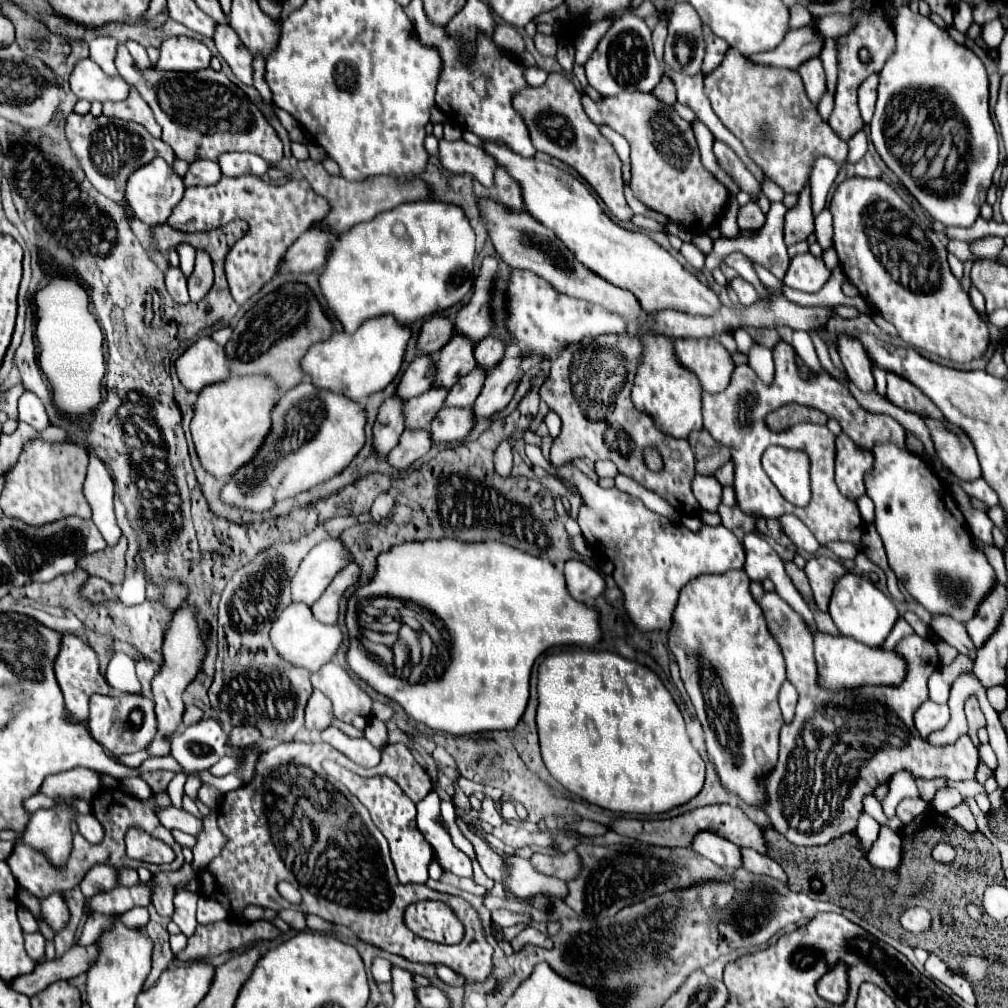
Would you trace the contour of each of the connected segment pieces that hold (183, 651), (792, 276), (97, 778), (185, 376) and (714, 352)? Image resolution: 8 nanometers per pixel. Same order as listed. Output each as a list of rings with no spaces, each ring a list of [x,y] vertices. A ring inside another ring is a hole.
[[[179,610],[169,626],[169,630],[165,632],[165,644],[163,644],[163,666],[159,670],[159,674],[153,678],[151,686],[153,686],[153,700],[155,700],[155,714],[157,714],[157,724],[159,724],[159,736],[163,738],[173,738],[177,732],[181,732],[183,722],[183,692],[187,688],[187,684],[195,678],[195,674],[199,672],[201,660],[203,660],[205,648],[203,648],[203,640],[199,636],[197,630],[197,622],[195,622],[195,610]]]
[[[807,252],[807,254],[791,258],[791,264],[783,278],[783,284],[793,290],[813,294],[825,286],[829,276],[831,276],[831,270],[825,268],[823,258],[817,258]]]
[[[79,766],[73,770],[65,770],[61,774],[47,776],[41,786],[41,794],[49,798],[67,796],[67,798],[91,800],[93,794],[97,794],[99,786],[101,786],[101,774],[97,770],[87,770]]]
[[[209,336],[199,338],[175,360],[177,378],[187,392],[197,394],[203,386],[221,382],[229,378],[229,368],[225,366],[225,350],[215,344]]]
[[[677,338],[675,350],[681,364],[699,376],[705,392],[715,394],[729,386],[735,360],[723,344],[711,338]]]

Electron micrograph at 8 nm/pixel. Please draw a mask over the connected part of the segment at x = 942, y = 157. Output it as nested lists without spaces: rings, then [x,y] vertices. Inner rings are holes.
[[[907,6],[899,8],[895,34],[897,50],[879,72],[879,96],[871,120],[871,140],[885,164],[899,176],[933,220],[945,226],[969,228],[979,218],[997,168],[997,132],[989,114],[987,70],[973,50],[957,44],[943,28],[927,16],[911,12]],[[927,104],[941,104],[941,116]],[[927,122],[931,124],[929,130],[925,128]],[[941,128],[949,128],[939,148],[945,150],[945,154],[939,154],[935,162],[929,162],[927,172],[915,178],[917,150],[921,146],[927,148],[933,136],[939,136]]]

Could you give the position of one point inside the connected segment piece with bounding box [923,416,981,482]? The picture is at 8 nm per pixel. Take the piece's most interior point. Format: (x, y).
(955, 449)

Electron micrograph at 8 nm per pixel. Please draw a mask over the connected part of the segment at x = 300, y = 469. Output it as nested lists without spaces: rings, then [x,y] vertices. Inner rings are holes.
[[[301,382],[283,394],[271,410],[271,430],[263,438],[251,464],[243,464],[221,488],[225,506],[265,512],[277,502],[295,498],[339,472],[343,472],[365,442],[365,410],[341,394],[317,390],[309,382]]]

